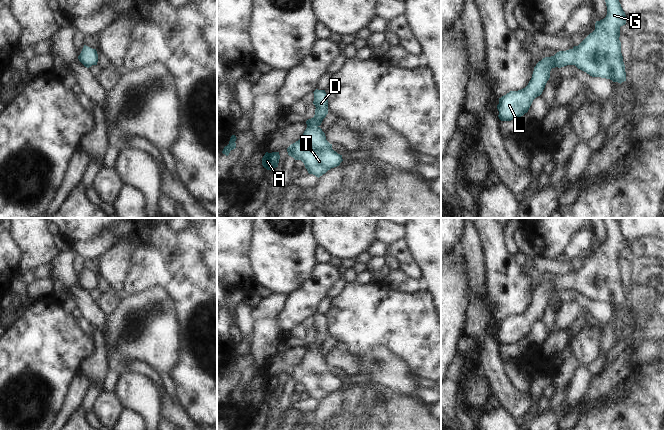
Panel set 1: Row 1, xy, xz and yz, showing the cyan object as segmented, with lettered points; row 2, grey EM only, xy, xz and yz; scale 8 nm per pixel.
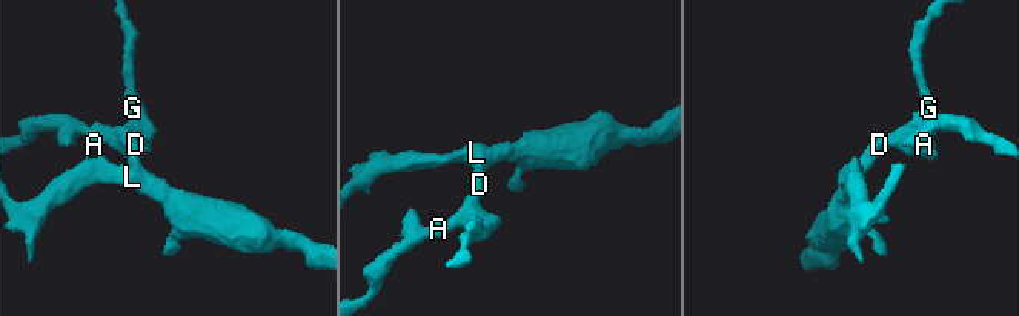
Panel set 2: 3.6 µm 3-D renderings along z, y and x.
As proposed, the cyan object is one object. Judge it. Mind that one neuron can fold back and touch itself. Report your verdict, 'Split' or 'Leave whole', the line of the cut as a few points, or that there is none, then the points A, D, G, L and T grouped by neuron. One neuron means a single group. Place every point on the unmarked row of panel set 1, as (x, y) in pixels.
Leave whole. No split. Groups: A D G L T.

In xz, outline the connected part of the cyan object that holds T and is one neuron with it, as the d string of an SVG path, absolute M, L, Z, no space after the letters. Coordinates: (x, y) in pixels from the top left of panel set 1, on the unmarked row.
M325 314L314 316L315 339L306 345L307 352L301 362L287 372L288 379L301 384L309 398L320 401L343 385L342 379L332 373L325 357L319 351L328 338L328 321Z

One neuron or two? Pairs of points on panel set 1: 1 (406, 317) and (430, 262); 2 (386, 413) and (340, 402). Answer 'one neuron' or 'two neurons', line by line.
1: two neurons
2: one neuron

